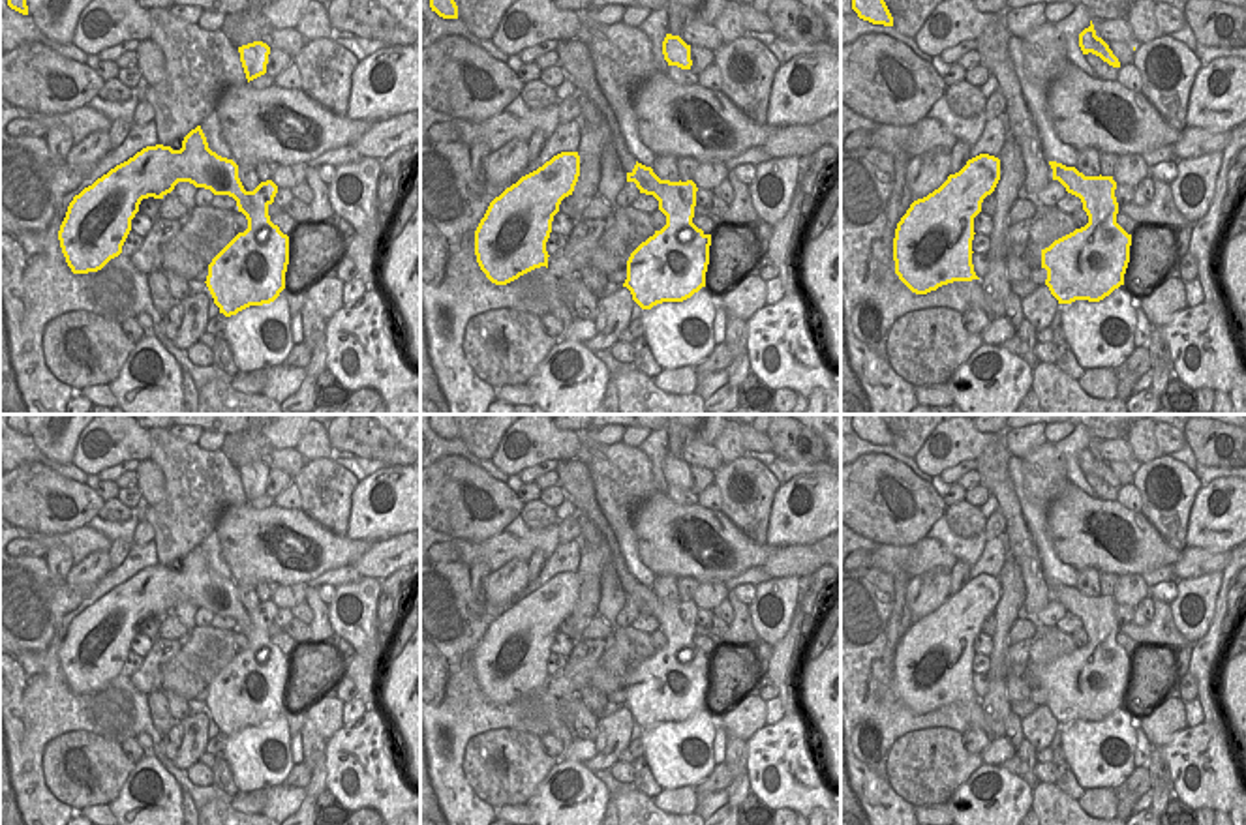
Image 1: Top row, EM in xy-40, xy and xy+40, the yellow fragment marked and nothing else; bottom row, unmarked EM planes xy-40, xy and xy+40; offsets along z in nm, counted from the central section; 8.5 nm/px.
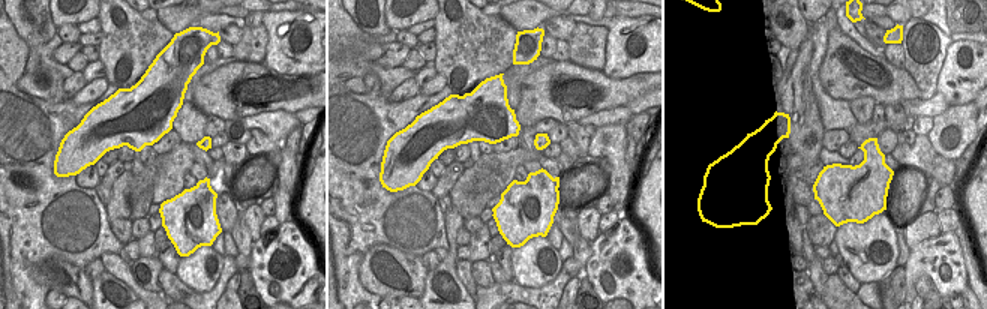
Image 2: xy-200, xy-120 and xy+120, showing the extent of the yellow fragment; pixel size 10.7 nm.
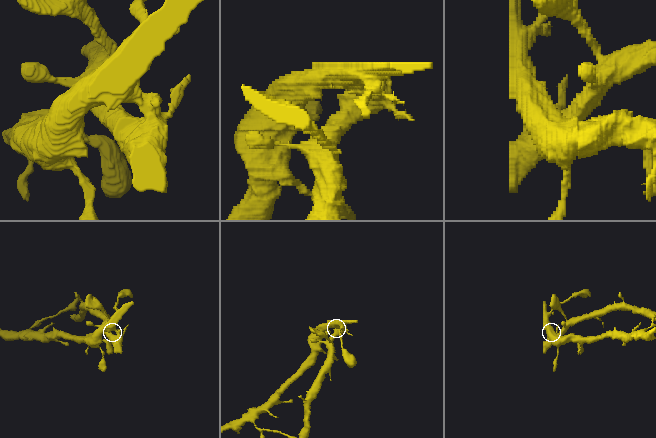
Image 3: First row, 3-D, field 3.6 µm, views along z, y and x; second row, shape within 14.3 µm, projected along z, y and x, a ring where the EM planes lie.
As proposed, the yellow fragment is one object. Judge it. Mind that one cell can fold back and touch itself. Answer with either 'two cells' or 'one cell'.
two cells

